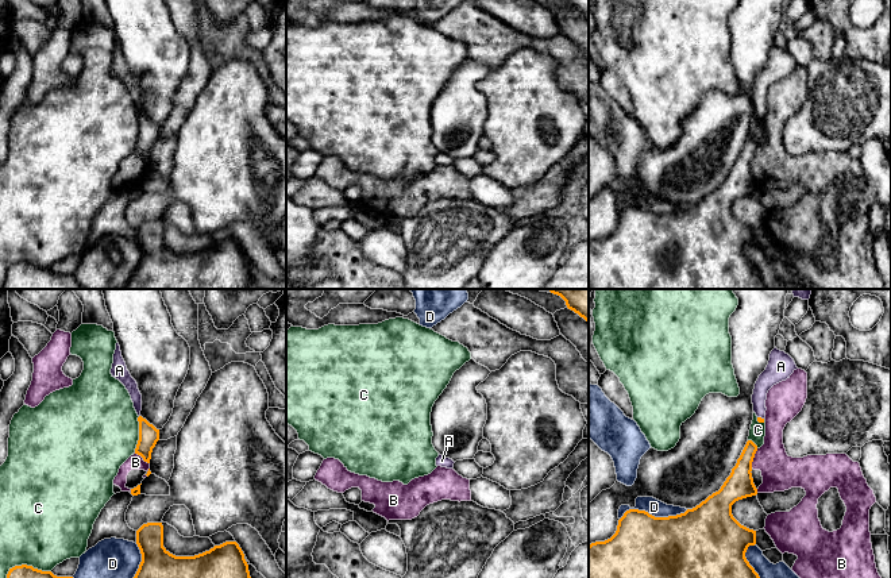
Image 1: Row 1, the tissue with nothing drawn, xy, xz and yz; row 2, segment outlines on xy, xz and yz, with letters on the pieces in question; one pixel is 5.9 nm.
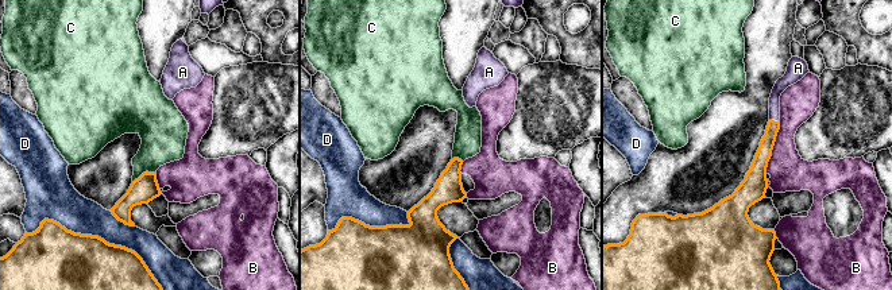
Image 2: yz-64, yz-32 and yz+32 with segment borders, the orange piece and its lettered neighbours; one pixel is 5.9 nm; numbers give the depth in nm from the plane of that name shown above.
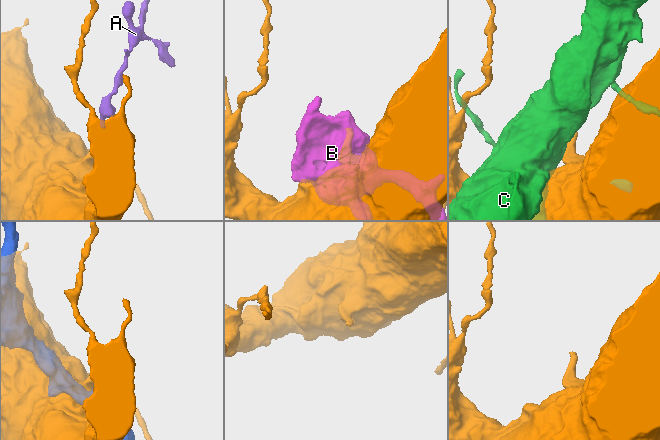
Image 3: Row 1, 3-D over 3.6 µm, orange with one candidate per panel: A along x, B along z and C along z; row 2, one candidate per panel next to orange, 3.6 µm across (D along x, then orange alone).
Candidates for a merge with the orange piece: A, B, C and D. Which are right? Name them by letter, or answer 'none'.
A

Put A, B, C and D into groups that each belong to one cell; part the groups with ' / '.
A / B / C / D

